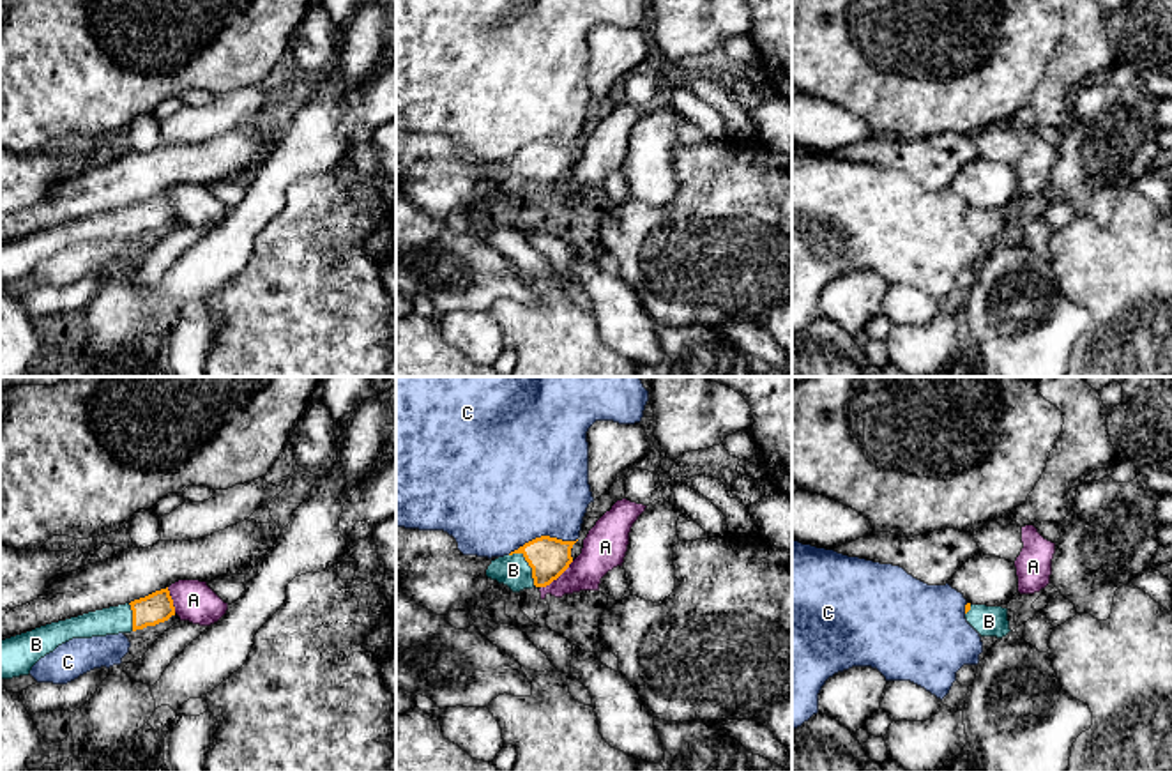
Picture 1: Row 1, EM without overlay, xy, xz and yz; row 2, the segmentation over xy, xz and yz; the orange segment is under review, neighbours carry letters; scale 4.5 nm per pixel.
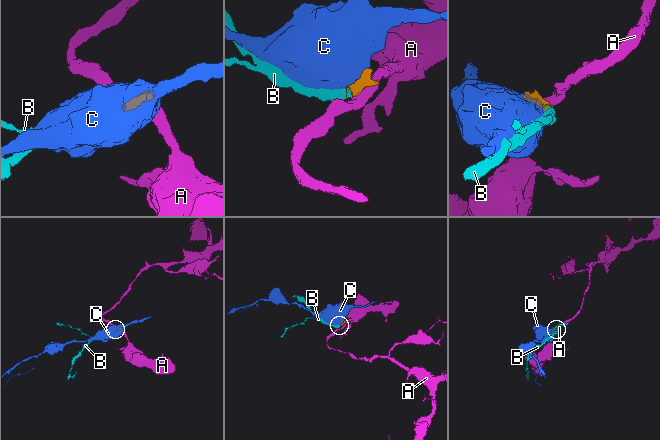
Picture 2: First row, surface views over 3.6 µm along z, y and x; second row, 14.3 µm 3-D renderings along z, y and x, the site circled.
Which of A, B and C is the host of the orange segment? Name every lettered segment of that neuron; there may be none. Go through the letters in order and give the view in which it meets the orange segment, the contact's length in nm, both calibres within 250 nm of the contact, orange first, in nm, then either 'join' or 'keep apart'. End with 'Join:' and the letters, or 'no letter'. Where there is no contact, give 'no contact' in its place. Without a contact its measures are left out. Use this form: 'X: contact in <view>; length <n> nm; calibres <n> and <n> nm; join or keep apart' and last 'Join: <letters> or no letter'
A: contact in xz; length 200 nm; calibres 190 and 190 nm; keep apart
B: contact in xz; length 200 nm; calibres 190 and 140 nm; join
C: contact in xz; length 320 nm; calibres 190 and 500 nm; keep apart
Join: B

